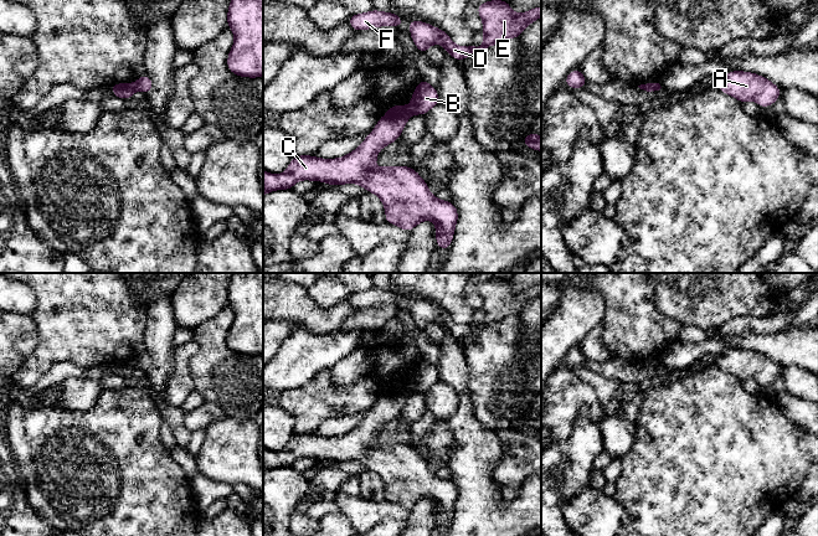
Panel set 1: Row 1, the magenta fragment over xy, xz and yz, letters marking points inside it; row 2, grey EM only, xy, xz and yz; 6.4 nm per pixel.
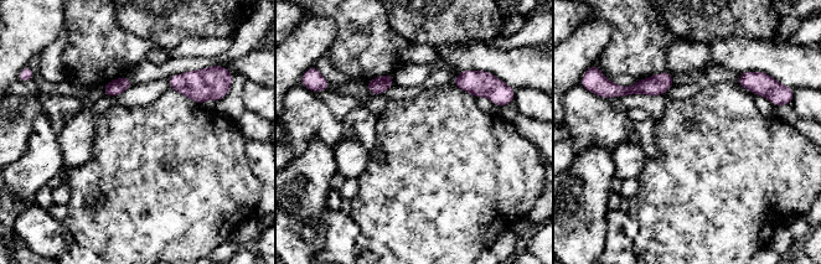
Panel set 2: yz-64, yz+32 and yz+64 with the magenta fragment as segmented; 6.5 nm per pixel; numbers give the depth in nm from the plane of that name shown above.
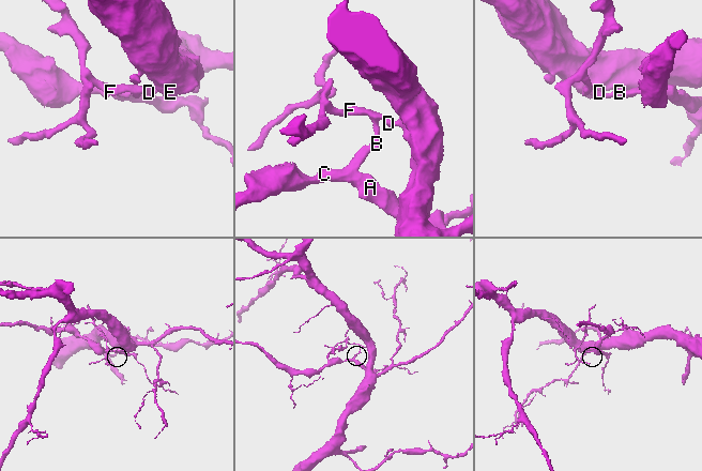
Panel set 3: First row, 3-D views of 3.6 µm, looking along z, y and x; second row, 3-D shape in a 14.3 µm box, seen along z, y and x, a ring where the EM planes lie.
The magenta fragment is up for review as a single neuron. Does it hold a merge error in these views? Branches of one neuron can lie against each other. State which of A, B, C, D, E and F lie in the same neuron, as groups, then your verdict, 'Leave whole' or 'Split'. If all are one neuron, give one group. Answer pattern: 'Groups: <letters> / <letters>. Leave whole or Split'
Groups: A C / B D E F. Split

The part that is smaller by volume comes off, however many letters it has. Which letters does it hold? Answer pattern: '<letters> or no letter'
A, C

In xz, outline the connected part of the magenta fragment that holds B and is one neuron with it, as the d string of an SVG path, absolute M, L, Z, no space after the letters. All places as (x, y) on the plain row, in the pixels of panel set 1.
M421 356L413 368L411 380L413 392L425 393L431 386L439 381L438 368Z

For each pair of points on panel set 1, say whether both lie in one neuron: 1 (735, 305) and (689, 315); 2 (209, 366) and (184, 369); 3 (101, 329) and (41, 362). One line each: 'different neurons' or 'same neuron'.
1: same neuron
2: different neurons
3: same neuron

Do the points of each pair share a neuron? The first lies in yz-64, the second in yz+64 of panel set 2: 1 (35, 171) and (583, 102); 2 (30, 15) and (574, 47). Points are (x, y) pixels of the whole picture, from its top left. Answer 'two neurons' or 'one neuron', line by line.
1: two neurons
2: one neuron

